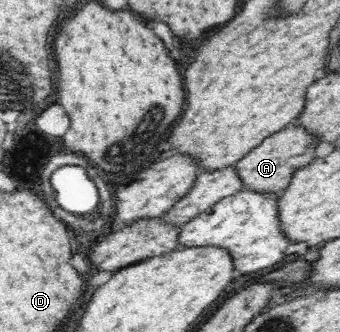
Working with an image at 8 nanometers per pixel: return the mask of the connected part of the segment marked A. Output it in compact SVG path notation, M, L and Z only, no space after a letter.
M299 123L287 125L284 129L271 134L235 164L243 189L247 188L252 192L283 191L289 185L293 172L306 166L316 157L314 151L319 144L319 140Z

